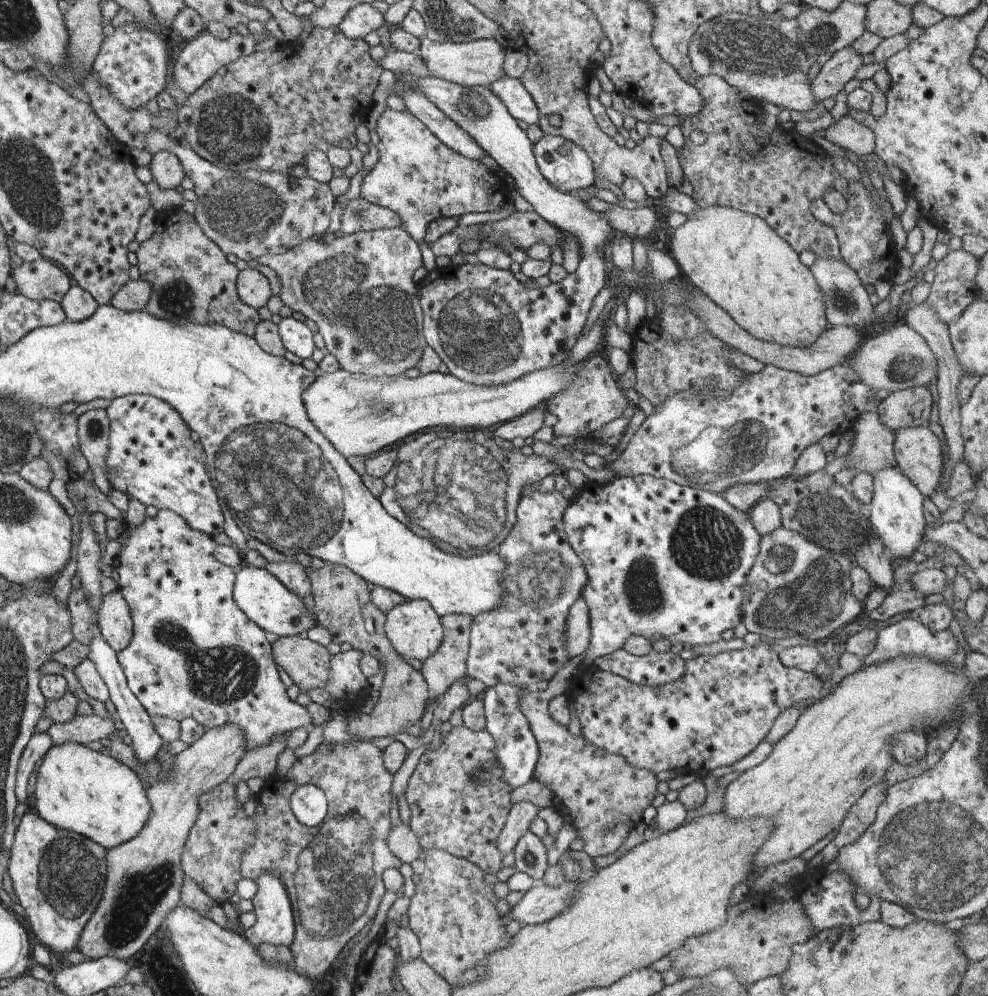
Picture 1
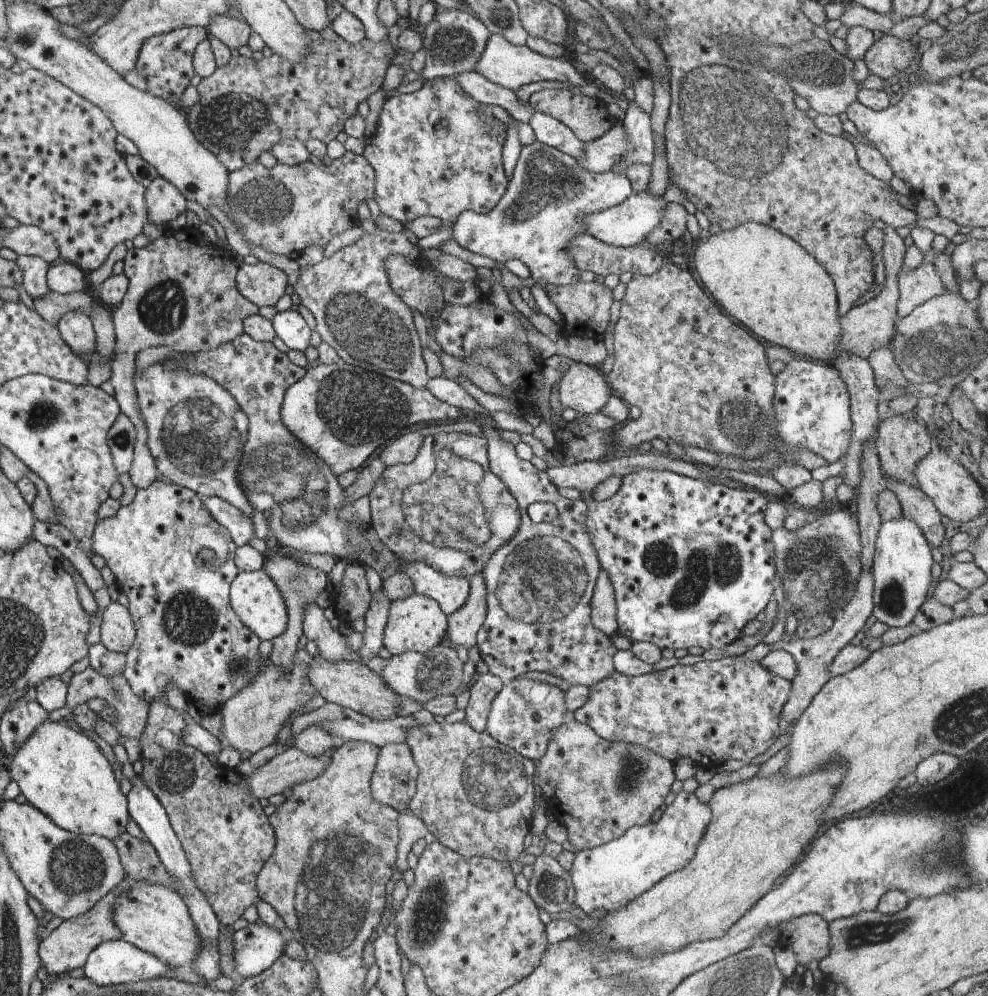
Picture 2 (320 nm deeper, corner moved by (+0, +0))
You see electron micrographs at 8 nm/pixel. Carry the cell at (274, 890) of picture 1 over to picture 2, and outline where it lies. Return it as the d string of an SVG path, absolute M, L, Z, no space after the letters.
M266 922L248 924L238 930L233 935L235 976L248 979L271 968L284 954L287 938L278 926Z

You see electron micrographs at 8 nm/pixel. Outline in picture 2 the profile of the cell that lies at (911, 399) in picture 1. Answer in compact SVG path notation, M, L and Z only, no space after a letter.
M889 414L879 422L876 434L876 450L881 463L883 474L890 476L892 480L906 482L914 488L919 488L916 476L916 464L933 450L932 438L925 424L914 414Z

